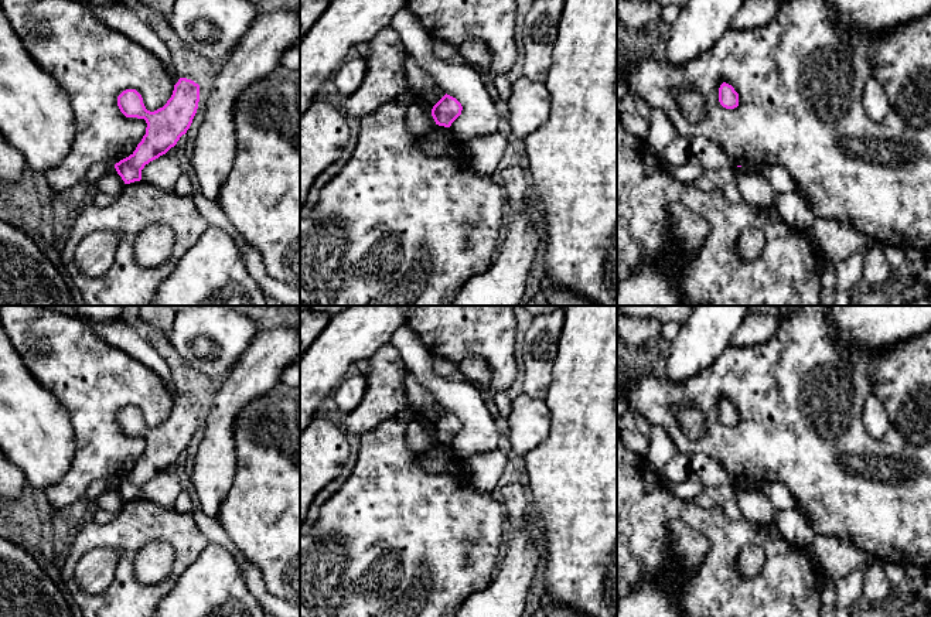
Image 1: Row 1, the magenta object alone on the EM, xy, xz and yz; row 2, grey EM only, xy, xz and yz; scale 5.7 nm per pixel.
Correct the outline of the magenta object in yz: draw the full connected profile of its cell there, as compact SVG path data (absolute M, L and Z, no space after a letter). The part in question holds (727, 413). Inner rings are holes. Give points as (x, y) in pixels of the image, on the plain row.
M723 399L719 405L719 419L726 426L734 426L739 423L739 410L732 402Z

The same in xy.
M180 395L167 420L150 429L136 406L126 406L117 413L117 423L126 434L144 436L146 451L136 467L115 481L125 501L141 497L141 487L150 478L166 471L187 450L197 430L200 402Z

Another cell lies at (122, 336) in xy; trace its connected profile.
M86 320L85 323L106 342L129 354L153 372L158 374L170 388L173 400L175 402L178 399L180 392L173 381L168 365L158 355L158 352L125 320L112 325L92 325Z

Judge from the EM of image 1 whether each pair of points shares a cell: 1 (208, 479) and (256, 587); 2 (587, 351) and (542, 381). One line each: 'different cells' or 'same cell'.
1: different cells
2: different cells

